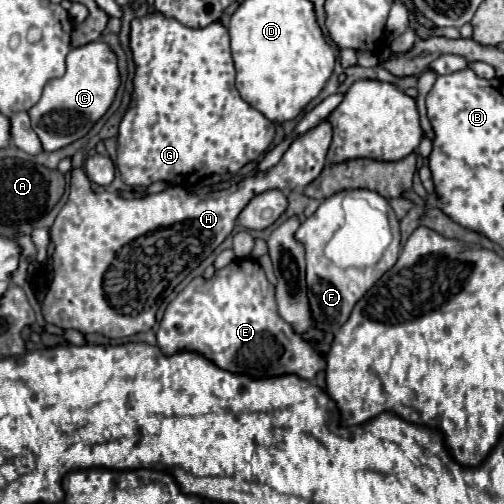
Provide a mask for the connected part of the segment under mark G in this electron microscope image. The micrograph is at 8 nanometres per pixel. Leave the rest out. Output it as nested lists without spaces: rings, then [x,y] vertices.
[[[161,13],[137,17],[131,21],[131,51],[137,65],[133,79],[135,97],[117,137],[117,169],[127,185],[149,187],[155,181],[185,185],[213,173],[237,173],[269,149],[275,125],[245,103],[235,89],[229,33],[219,21],[203,29],[191,29]]]

